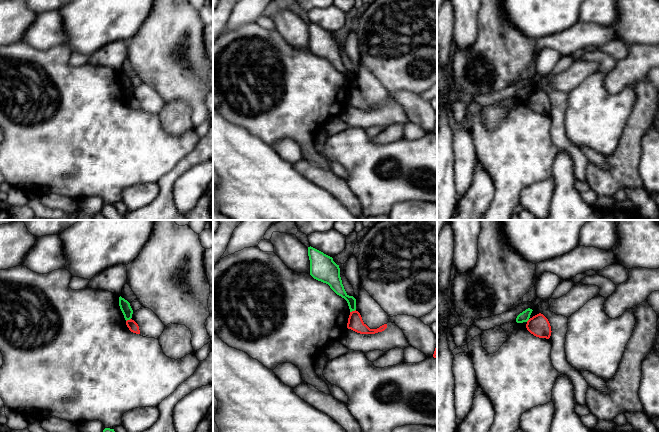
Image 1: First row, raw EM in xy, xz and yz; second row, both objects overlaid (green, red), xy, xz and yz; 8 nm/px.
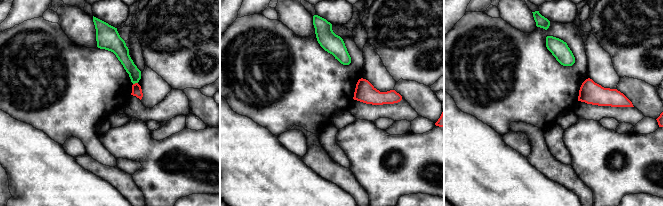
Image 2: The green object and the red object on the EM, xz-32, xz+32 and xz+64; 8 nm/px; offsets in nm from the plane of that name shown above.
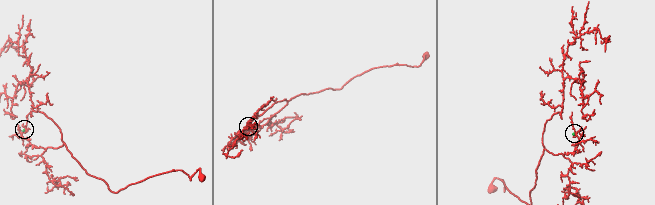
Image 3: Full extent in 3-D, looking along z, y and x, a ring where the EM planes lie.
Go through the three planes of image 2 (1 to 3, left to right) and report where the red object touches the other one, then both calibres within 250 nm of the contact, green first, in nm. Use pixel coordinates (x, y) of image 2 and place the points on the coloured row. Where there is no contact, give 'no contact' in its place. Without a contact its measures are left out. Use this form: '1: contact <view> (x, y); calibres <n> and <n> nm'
1: contact xz-32 (135, 82); calibres 100 and 80 nm
2: no contact
3: no contact

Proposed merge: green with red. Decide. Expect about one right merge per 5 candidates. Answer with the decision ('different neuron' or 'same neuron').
different neuron

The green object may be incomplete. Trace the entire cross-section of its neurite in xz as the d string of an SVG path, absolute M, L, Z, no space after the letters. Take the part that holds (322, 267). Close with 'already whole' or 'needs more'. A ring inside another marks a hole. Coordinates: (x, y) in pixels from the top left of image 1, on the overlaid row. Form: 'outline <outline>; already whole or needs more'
outline M311 246L308 247L308 256L310 260L310 275L314 279L328 284L337 295L347 301L350 312L355 311L356 299L346 293L340 277L339 265L333 261L332 257Z; already whole

